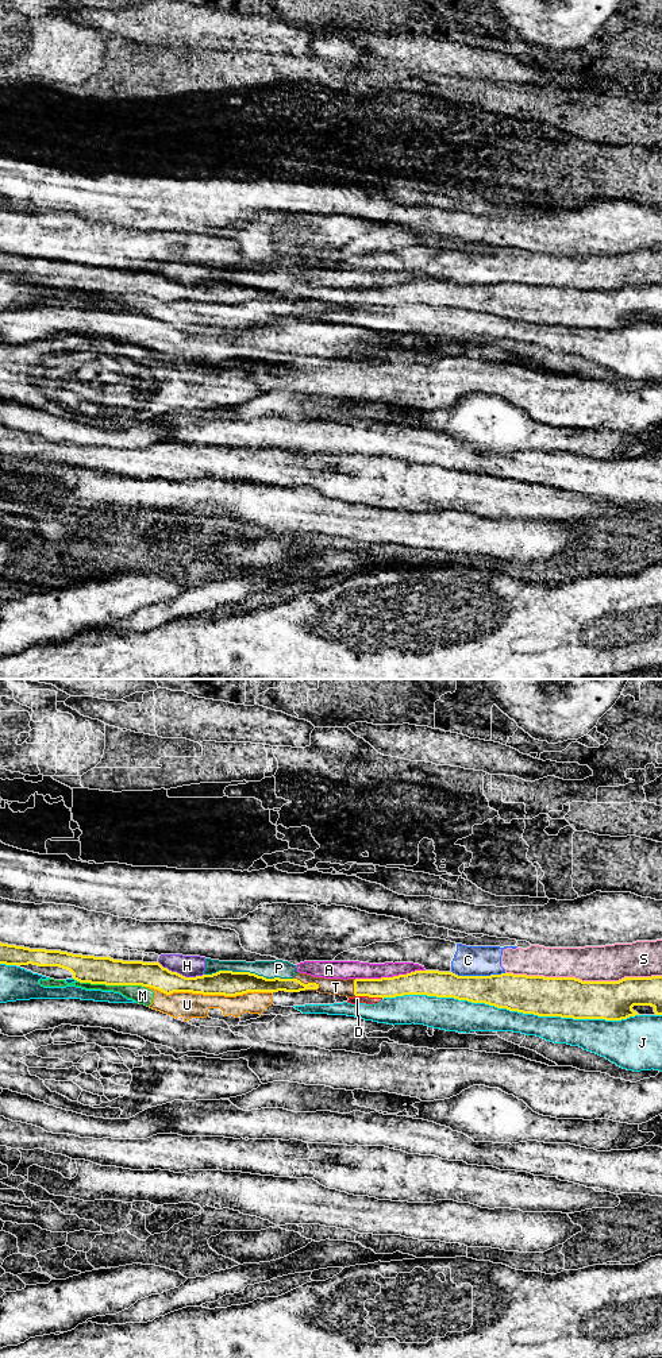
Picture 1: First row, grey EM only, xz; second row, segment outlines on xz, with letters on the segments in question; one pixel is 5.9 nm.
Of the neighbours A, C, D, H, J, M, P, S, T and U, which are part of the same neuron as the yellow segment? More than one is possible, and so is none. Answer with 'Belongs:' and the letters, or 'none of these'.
Belongs: none of these

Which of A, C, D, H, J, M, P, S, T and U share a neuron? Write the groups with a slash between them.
A H P T / C S / D J / M U

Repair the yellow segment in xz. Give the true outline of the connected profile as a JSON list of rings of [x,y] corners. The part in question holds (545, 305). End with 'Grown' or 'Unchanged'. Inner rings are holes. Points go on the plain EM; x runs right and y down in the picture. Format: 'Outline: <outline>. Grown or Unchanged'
Outline: [[[415,279],[393,286],[355,288],[354,304],[454,306],[523,323],[573,328],[621,329],[639,324],[634,315],[651,315],[655,324],[662,324],[662,285],[582,290],[513,282],[458,285],[453,281]]]. Unchanged

